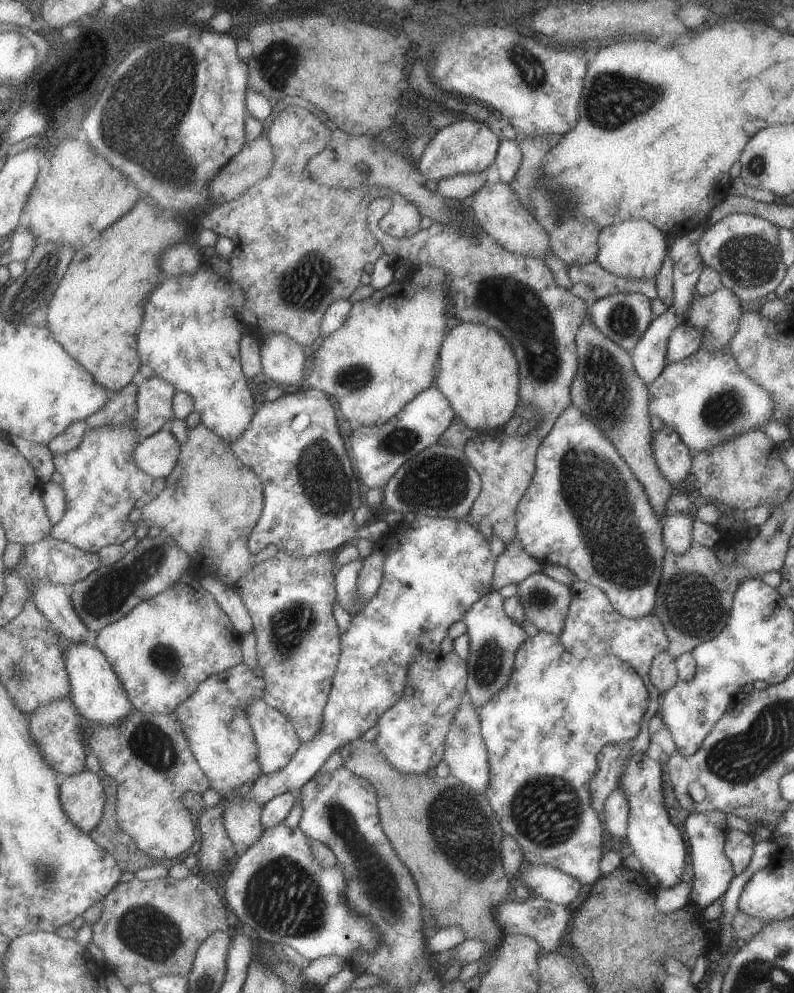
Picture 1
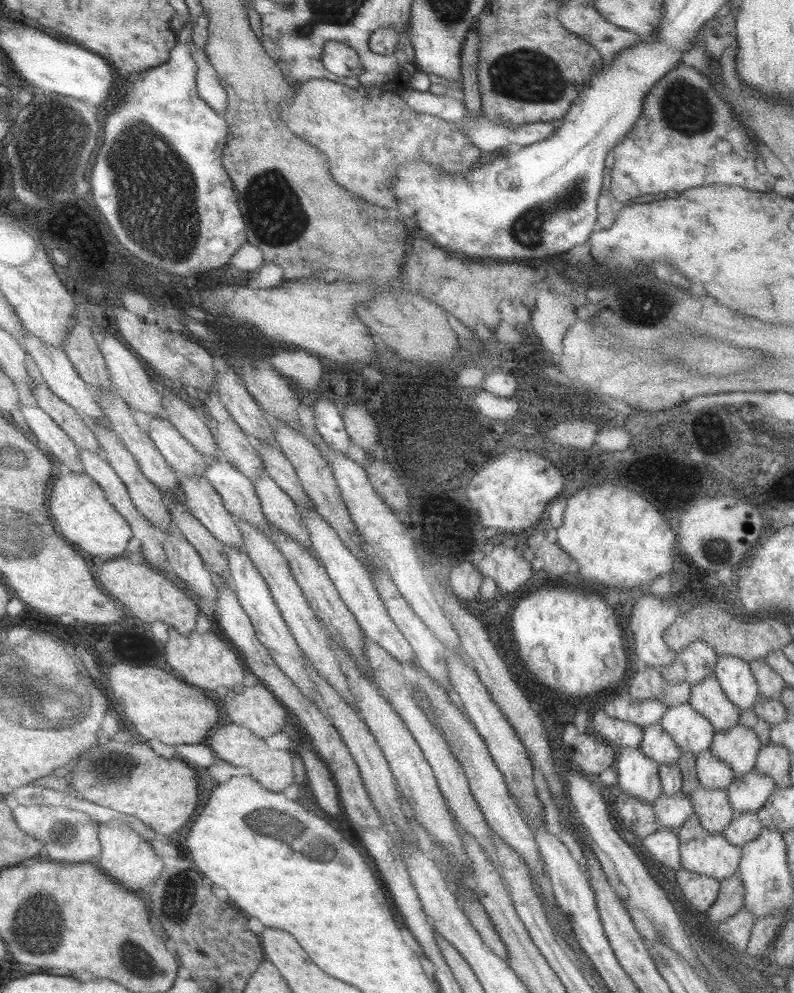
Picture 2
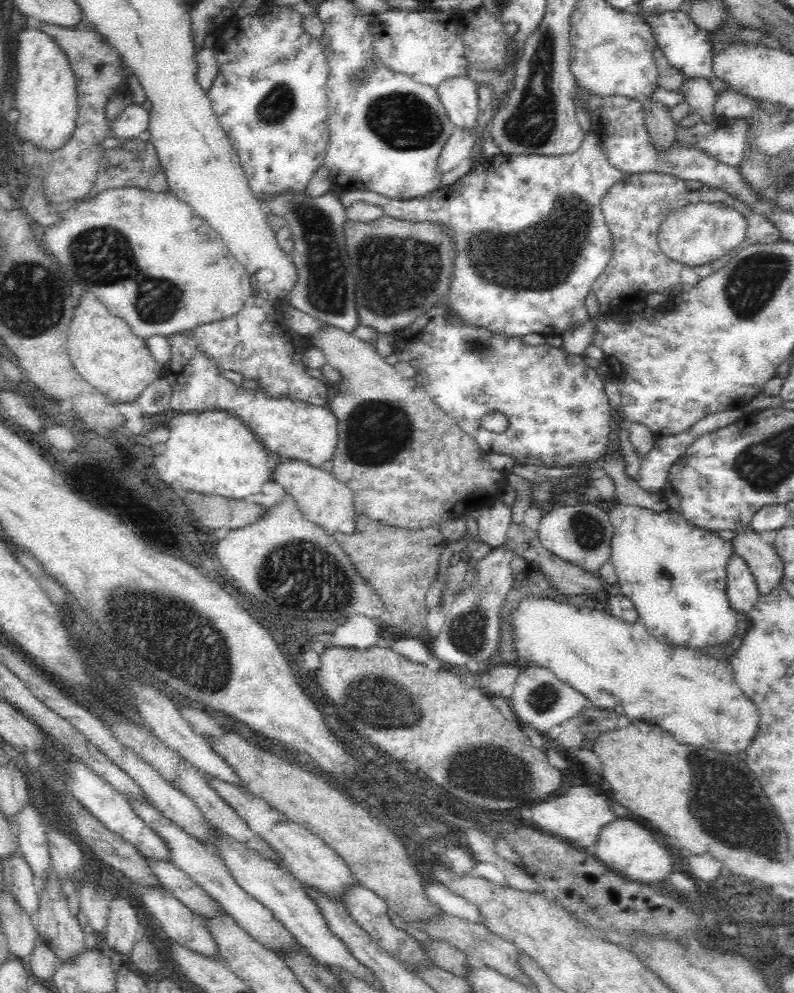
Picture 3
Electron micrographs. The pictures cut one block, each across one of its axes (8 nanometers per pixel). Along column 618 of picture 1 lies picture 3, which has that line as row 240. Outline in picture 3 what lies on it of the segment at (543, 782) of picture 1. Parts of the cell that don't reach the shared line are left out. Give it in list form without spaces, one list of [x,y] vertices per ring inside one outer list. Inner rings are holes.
[[[720,200],[690,202],[672,210],[660,222],[656,232],[656,242],[672,262],[700,266],[700,264],[712,264],[724,258],[728,252],[738,250],[738,246],[746,238],[746,230],[748,230],[746,218],[732,206],[726,206]]]

